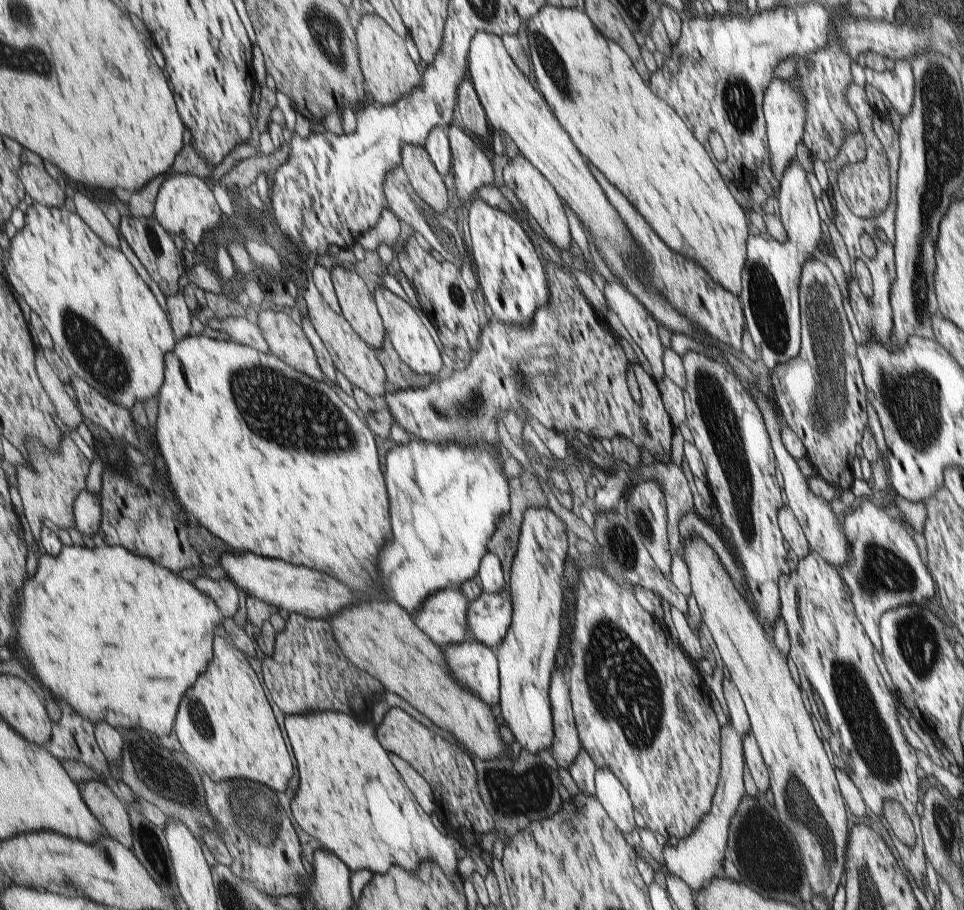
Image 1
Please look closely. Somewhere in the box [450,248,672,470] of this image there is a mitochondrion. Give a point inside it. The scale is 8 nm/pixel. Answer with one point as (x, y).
(520, 376)

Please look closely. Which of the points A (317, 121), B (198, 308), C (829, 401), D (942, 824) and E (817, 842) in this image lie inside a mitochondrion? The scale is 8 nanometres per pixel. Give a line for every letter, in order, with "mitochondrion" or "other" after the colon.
A: other
B: other
C: mitochondrion
D: mitochondrion
E: mitochondrion

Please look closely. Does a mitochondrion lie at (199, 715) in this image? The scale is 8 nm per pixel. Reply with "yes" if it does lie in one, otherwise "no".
yes

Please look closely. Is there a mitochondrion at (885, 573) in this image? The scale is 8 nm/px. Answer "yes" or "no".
yes

